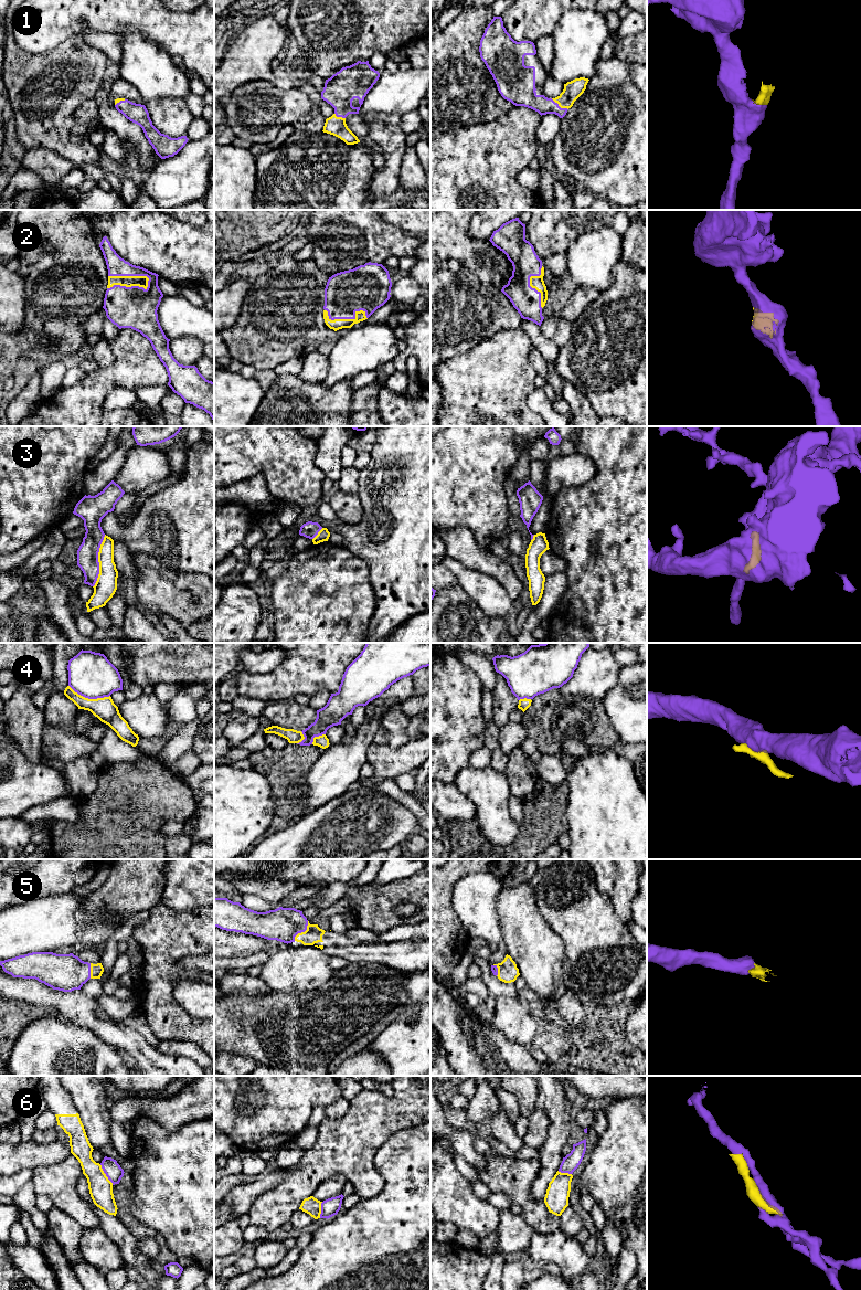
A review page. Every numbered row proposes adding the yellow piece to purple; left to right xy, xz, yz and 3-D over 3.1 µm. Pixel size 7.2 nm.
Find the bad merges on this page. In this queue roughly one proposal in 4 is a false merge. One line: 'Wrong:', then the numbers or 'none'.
Wrong: 3, 4, 6

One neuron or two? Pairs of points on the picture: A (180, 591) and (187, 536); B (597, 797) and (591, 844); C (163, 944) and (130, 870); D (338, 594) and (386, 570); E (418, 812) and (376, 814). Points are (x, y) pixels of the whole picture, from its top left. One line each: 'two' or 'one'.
A: two
B: one
C: two
D: two
E: two

